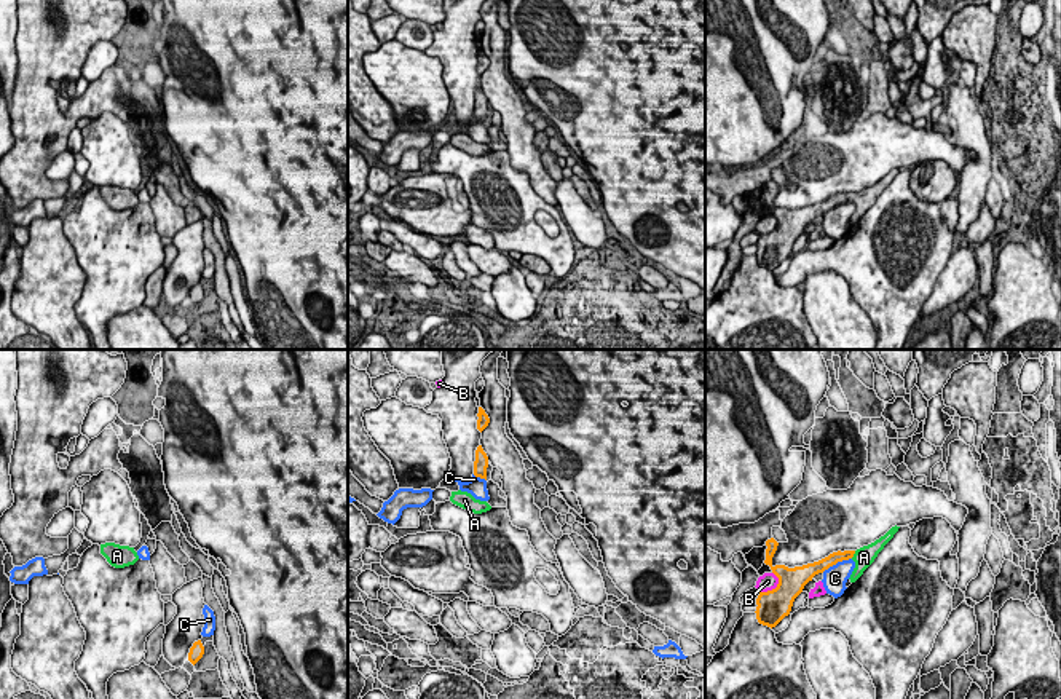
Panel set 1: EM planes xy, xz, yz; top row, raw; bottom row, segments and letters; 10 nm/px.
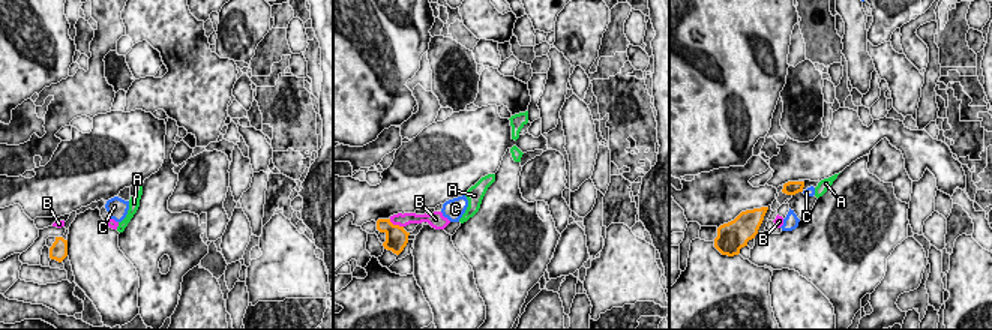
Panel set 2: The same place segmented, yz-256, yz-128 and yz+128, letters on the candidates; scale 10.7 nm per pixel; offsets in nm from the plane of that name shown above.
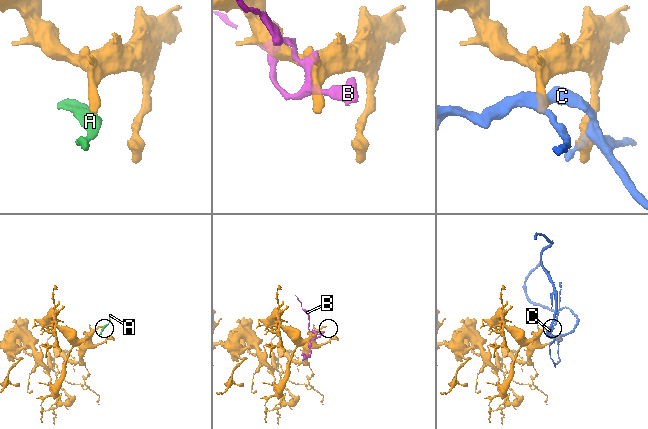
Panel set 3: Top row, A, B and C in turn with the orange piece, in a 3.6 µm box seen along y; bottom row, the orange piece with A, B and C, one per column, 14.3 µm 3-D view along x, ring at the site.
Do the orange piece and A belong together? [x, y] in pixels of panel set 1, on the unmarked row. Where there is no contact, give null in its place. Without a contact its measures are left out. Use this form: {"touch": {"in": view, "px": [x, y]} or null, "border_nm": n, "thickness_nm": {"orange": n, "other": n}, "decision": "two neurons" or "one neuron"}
{"touch": {"in": "yz", "px": [854, 195]}, "border_nm": 100, "thickness_nm": {"orange": 120, "other": 200}, "decision": "one neuron"}

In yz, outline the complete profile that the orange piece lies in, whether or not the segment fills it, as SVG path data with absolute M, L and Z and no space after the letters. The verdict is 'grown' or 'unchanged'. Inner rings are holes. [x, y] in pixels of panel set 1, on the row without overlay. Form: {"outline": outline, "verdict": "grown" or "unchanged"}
{"outline": "M892 169L884 179L874 185L863 188L857 193L838 193L828 199L807 206L803 209L788 211L785 207L772 207L772 199L777 193L779 185L771 180L766 184L766 203L764 206L771 209L772 215L779 220L775 231L761 235L756 241L756 262L759 267L767 270L775 270L785 259L790 257L795 241L803 235L804 228L812 223L818 215L823 215L838 204L852 201L855 211L850 217L850 225L855 225L863 214L874 204L878 196L884 188L893 180L900 169Z", "verdict": "grown"}

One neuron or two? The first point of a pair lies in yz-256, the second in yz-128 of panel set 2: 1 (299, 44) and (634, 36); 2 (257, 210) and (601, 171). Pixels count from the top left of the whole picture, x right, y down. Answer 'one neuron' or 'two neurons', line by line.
1: one neuron
2: two neurons

